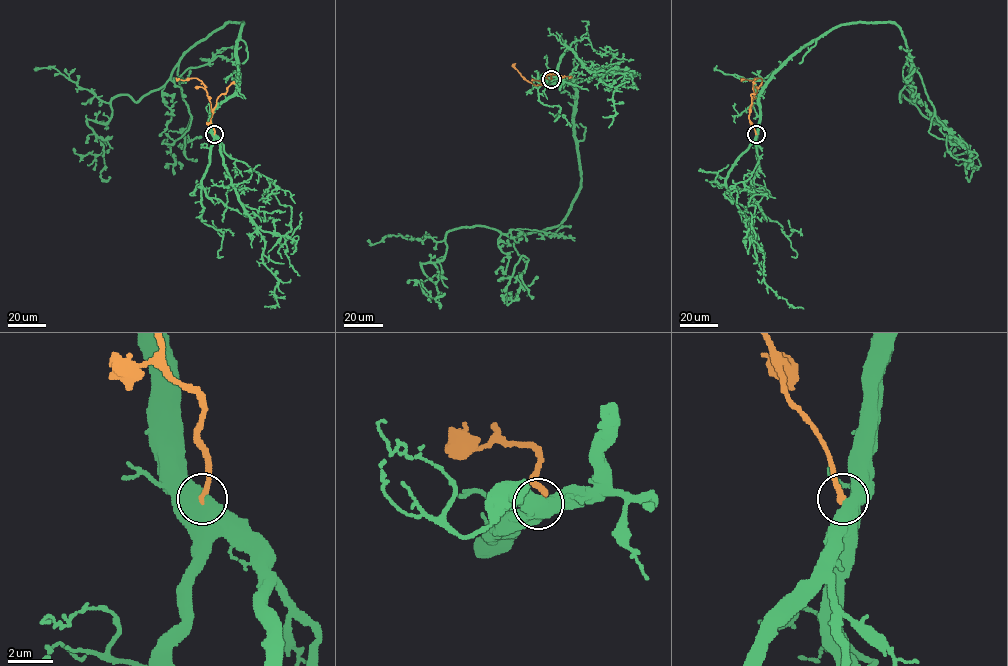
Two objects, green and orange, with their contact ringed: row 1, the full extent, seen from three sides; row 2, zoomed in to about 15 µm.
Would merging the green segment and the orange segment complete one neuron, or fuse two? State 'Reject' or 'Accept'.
Reject

